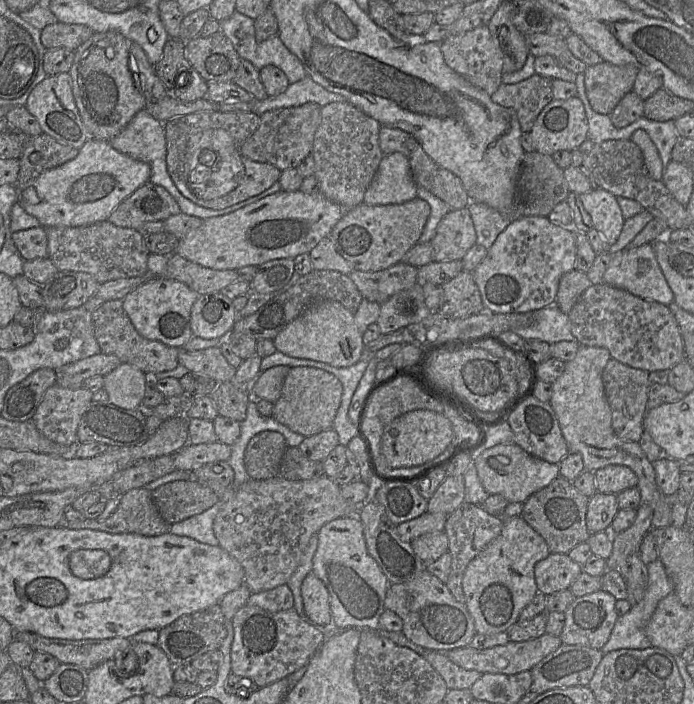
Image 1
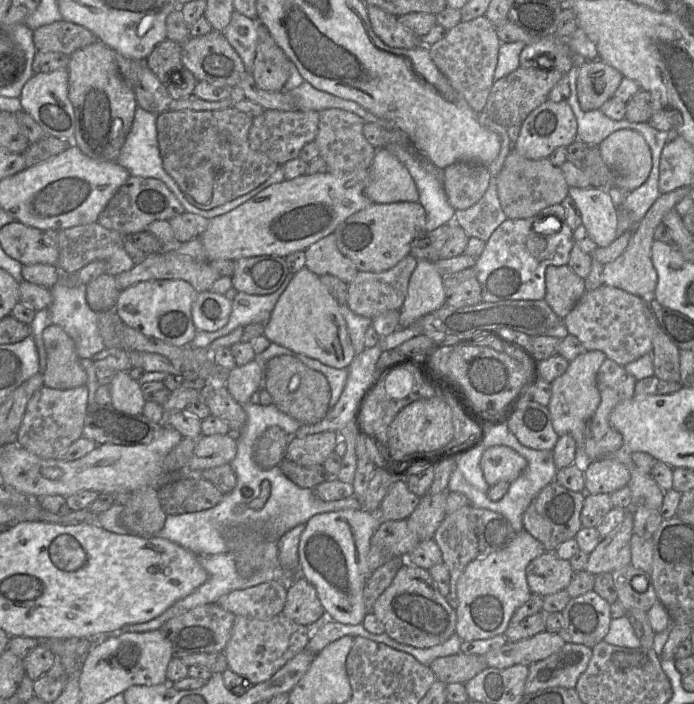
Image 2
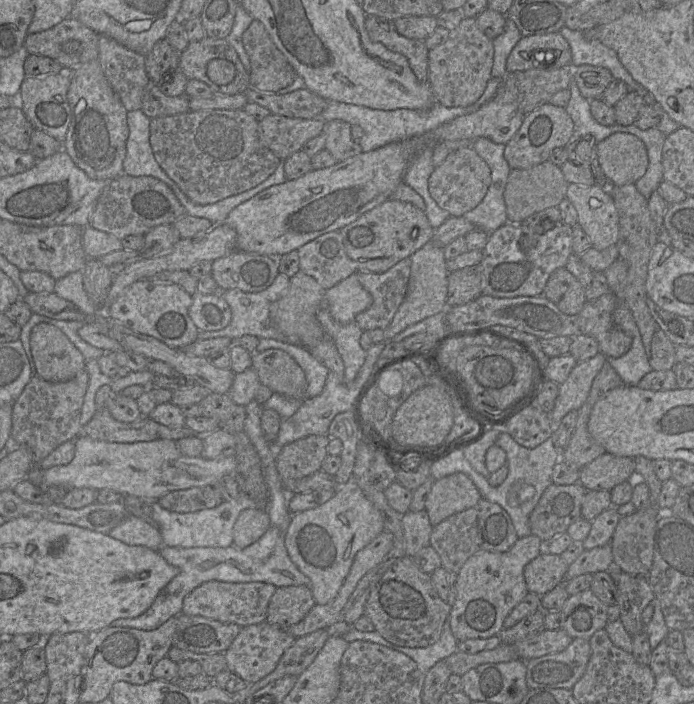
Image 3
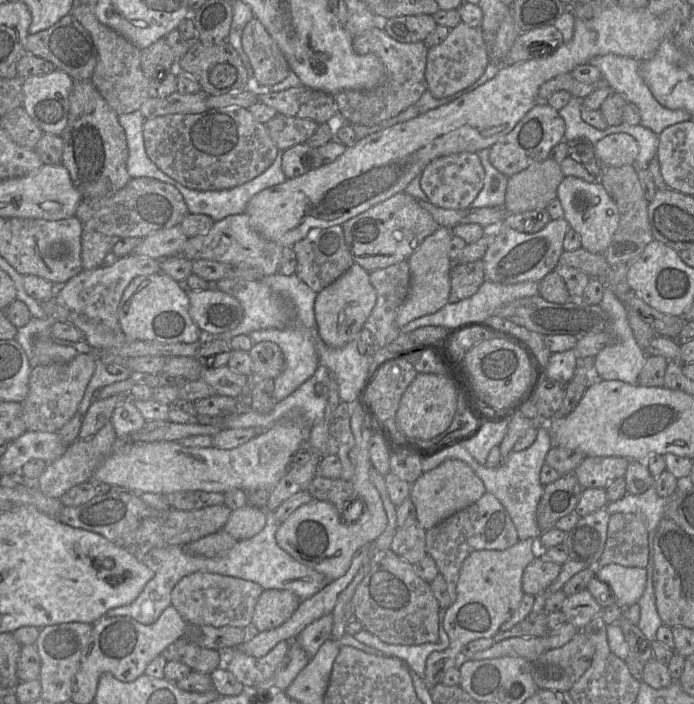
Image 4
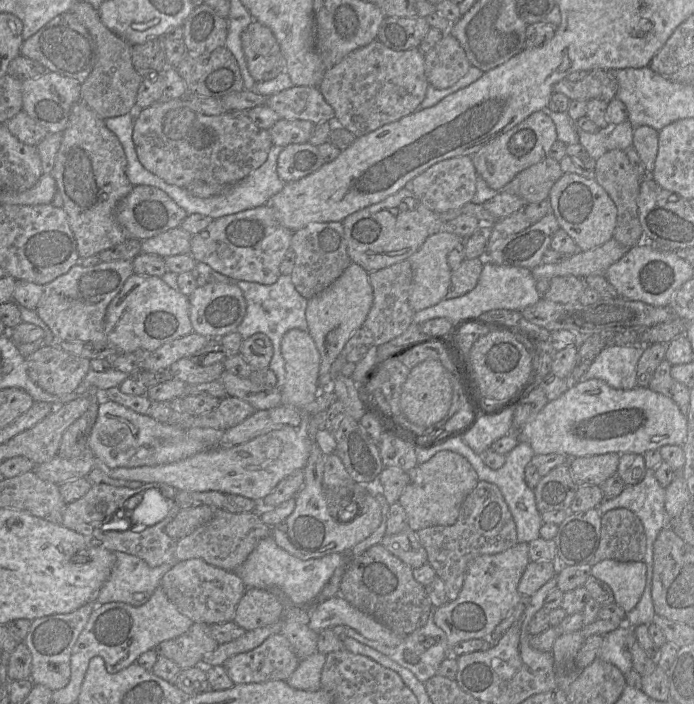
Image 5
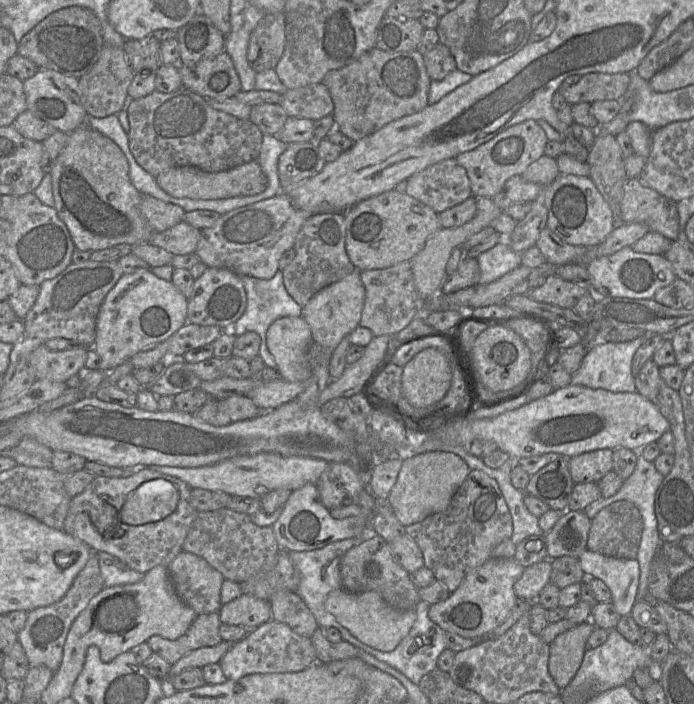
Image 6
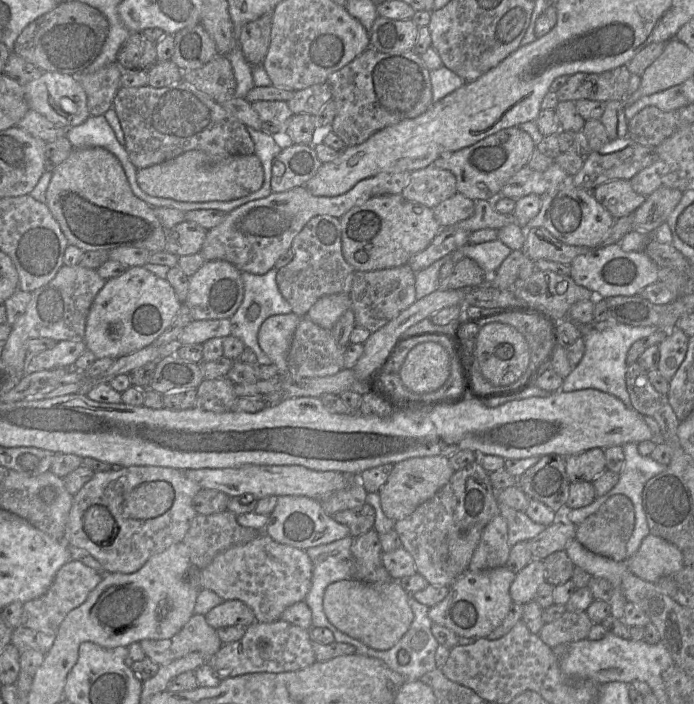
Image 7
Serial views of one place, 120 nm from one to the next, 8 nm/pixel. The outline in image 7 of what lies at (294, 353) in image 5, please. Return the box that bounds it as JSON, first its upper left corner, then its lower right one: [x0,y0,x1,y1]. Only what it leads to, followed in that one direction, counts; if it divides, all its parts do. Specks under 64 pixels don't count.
[258,314,300,373]

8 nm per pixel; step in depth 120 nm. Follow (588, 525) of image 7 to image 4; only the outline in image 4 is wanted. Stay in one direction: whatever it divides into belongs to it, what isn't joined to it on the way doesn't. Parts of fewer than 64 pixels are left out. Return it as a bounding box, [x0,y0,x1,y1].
[593,513,648,568]

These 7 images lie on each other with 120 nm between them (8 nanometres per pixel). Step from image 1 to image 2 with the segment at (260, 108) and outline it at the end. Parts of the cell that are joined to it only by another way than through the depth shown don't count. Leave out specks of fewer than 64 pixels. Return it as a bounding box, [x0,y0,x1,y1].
[290,80,380,122]

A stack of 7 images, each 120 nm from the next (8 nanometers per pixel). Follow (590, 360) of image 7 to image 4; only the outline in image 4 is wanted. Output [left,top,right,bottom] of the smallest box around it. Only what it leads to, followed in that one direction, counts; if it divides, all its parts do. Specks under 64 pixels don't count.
[593,287,648,385]

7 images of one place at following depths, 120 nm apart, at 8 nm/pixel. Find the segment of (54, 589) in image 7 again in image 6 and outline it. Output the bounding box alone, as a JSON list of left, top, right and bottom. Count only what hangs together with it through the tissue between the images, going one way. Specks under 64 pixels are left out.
[17,555,104,672]

